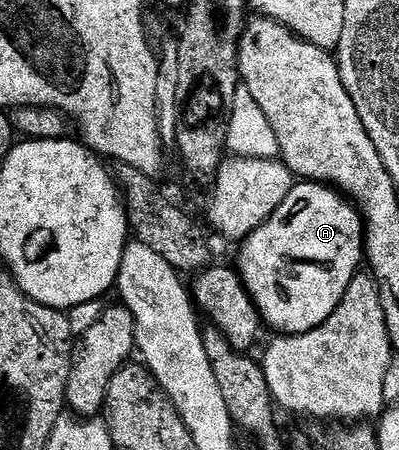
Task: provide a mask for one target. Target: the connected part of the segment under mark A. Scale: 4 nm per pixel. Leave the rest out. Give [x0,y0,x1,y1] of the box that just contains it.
[236,182,364,335]

